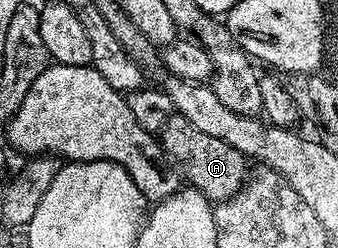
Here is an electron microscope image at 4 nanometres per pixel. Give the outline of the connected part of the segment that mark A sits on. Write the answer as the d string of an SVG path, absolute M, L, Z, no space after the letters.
M179 114L170 115L159 132L159 142L181 172L184 182L203 192L214 204L230 199L245 183L247 160L239 153L239 149L231 149L231 145L219 141L219 137L211 137L200 129L195 129L191 121Z

